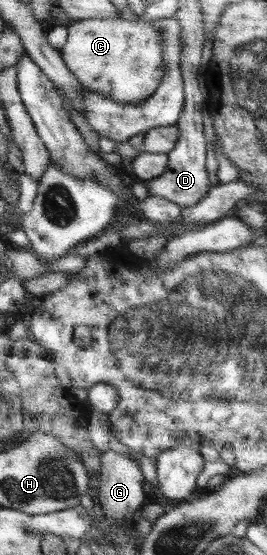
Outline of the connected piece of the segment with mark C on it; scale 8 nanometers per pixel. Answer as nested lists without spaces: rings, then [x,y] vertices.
[[[122,17],[90,18],[74,21],[74,23],[71,21],[66,27],[68,29],[67,41],[59,51],[65,65],[78,78],[83,87],[95,94],[101,94],[103,98],[119,102],[123,106],[135,106],[155,94],[165,75],[164,40],[151,21],[143,20],[141,17],[133,18],[133,20]]]

